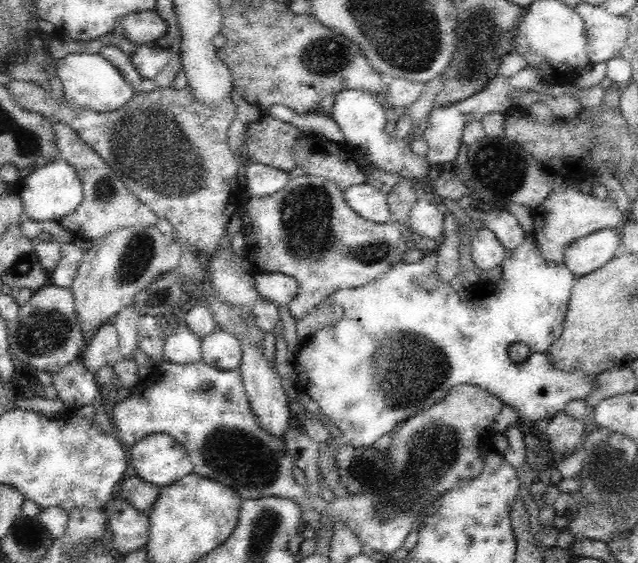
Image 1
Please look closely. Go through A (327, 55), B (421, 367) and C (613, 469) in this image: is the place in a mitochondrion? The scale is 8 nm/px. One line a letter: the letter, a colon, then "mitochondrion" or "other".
A: mitochondrion
B: mitochondrion
C: mitochondrion

